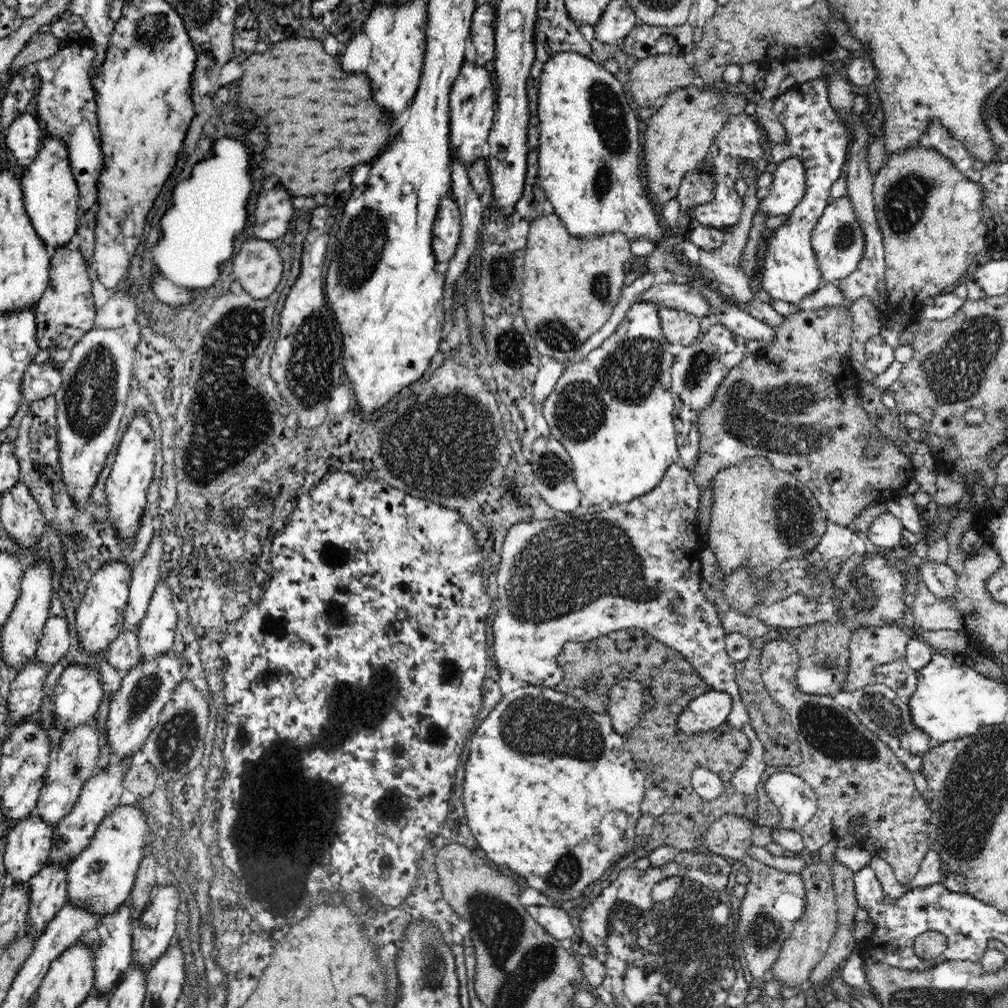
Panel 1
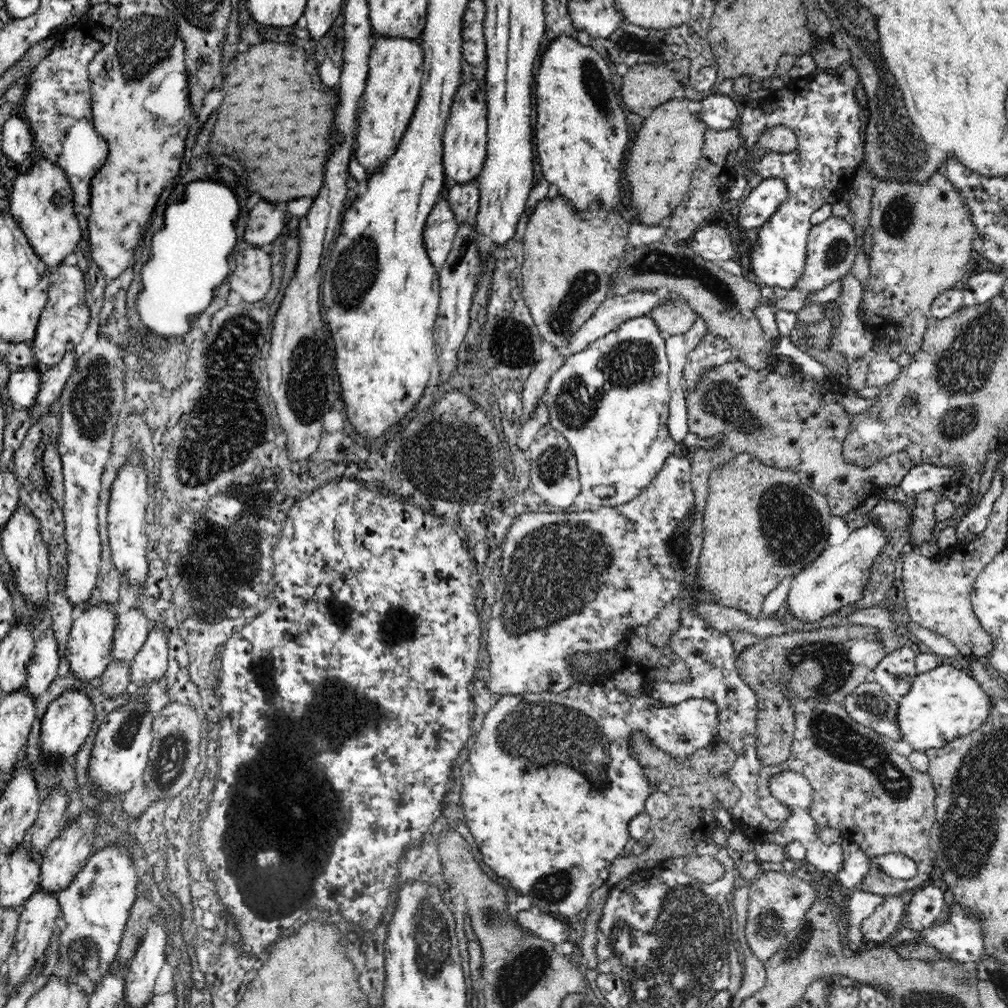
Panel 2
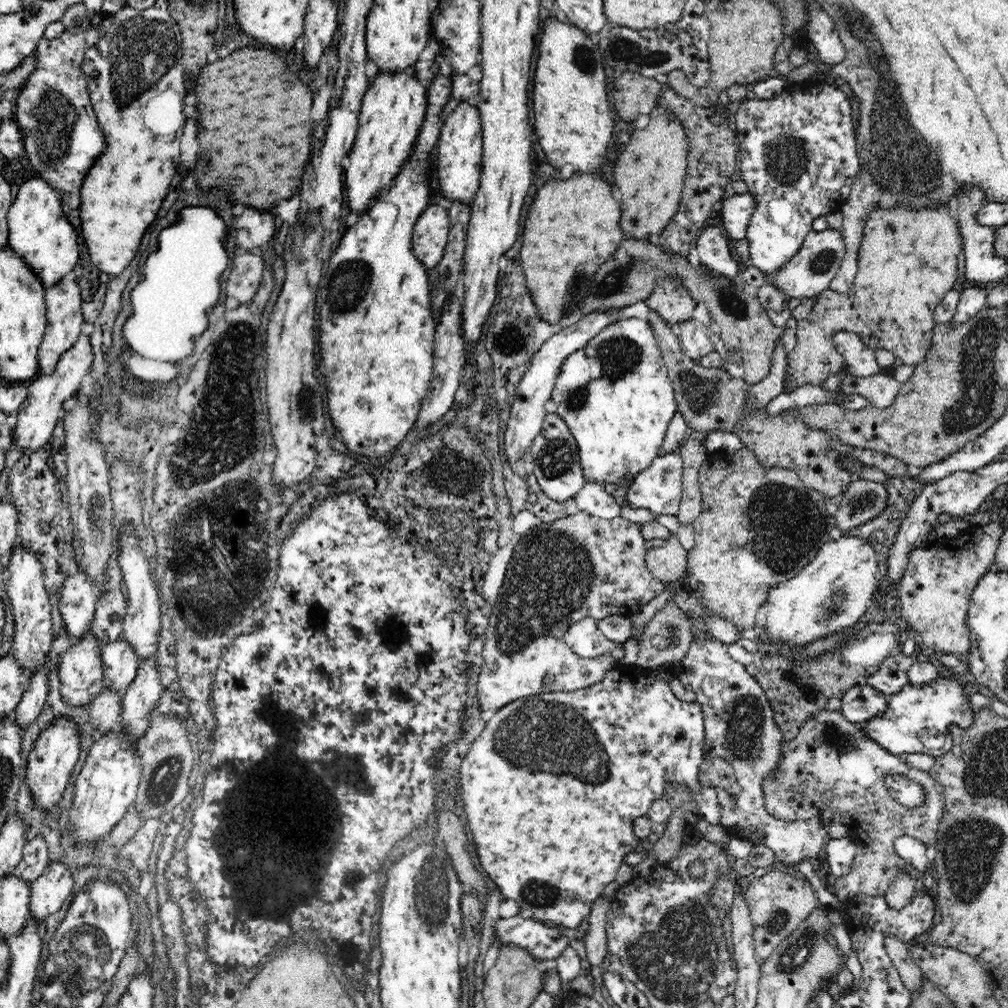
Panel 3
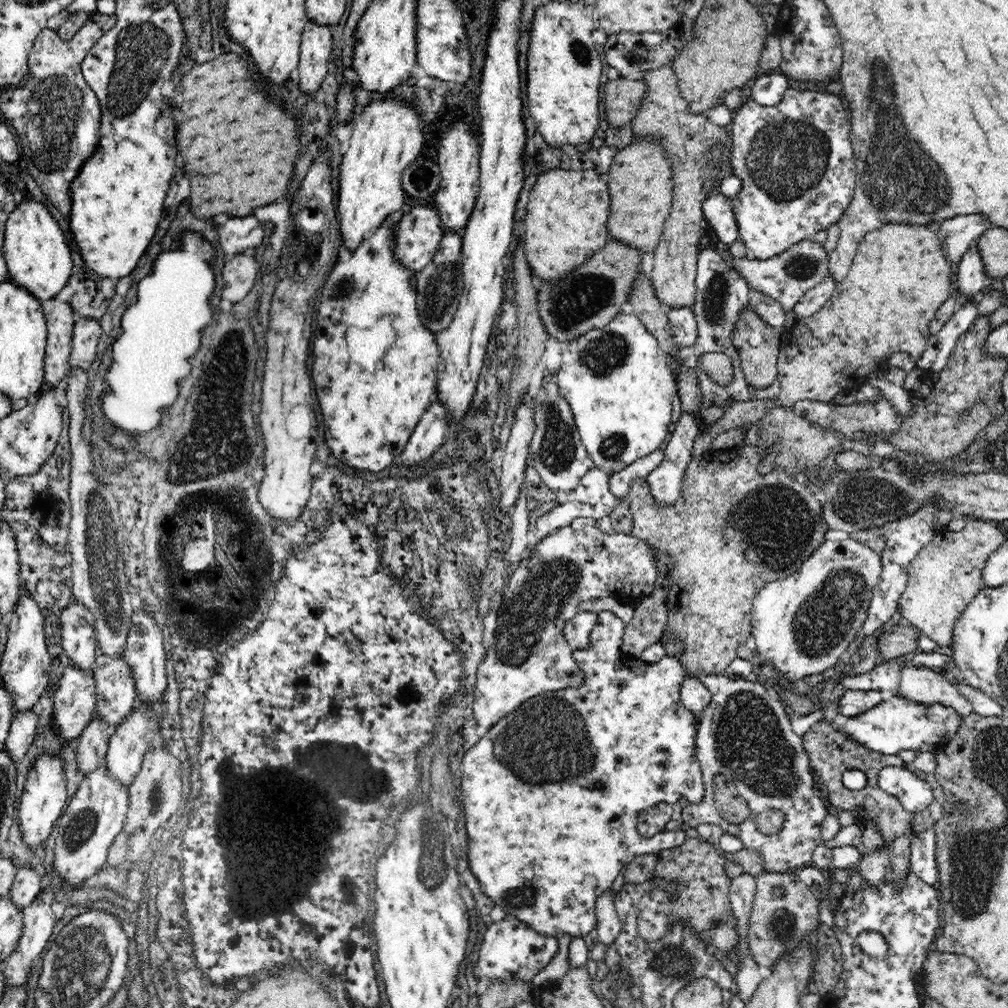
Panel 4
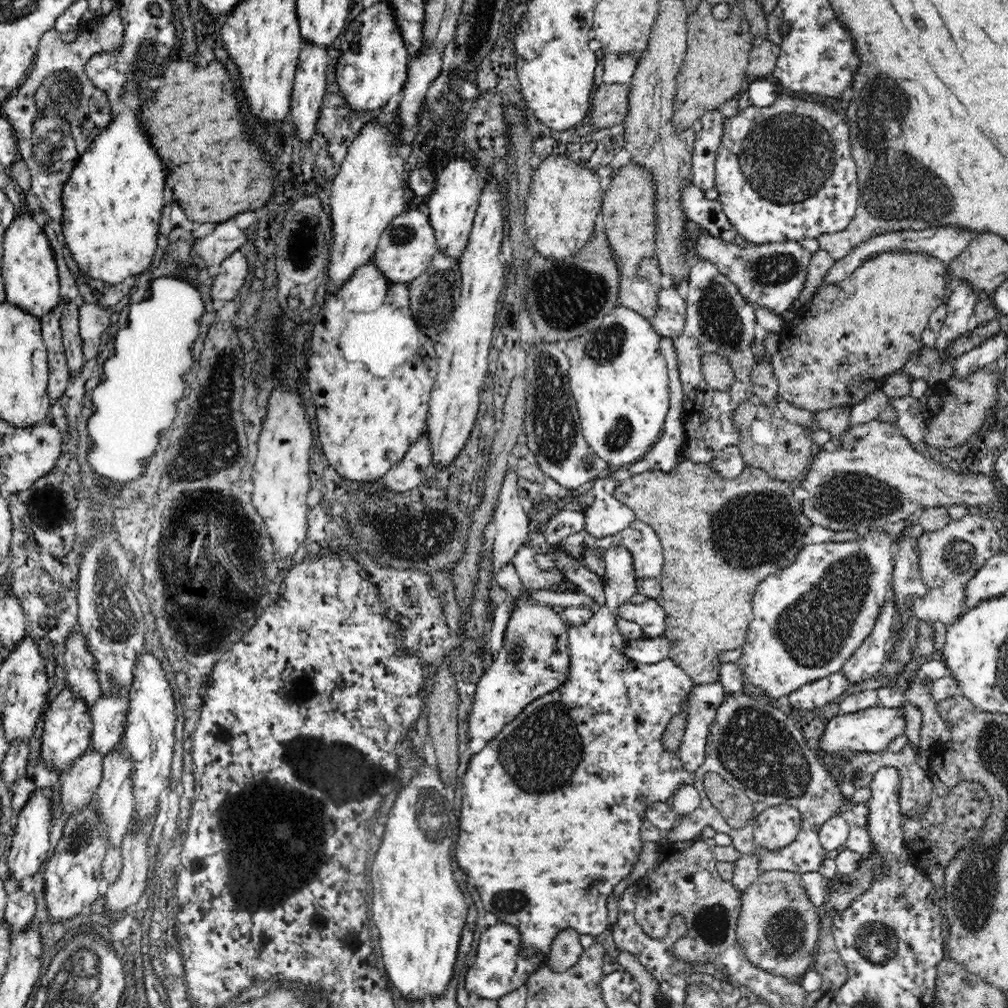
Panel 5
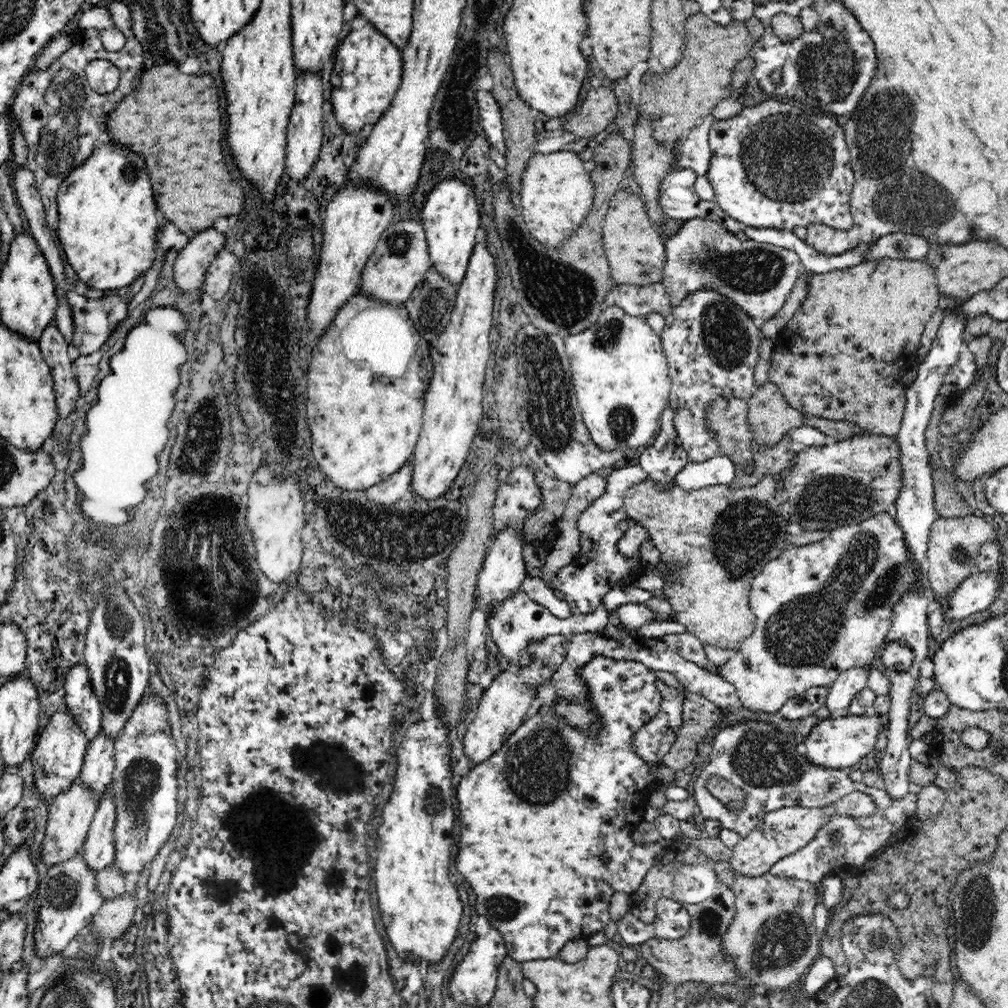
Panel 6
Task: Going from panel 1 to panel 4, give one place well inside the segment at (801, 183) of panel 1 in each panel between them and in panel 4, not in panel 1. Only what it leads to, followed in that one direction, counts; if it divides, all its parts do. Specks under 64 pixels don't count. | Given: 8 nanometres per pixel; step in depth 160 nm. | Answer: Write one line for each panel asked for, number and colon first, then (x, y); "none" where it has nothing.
2: (764, 197)
3: (736, 211)
4: (717, 208)

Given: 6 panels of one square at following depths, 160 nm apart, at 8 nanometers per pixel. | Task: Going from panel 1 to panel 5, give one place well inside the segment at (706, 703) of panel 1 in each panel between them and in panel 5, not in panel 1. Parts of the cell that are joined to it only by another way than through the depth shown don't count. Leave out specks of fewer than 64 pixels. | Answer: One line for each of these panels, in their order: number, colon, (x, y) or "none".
2: (549, 787)
3: (551, 786)
4: (545, 848)
5: (551, 819)

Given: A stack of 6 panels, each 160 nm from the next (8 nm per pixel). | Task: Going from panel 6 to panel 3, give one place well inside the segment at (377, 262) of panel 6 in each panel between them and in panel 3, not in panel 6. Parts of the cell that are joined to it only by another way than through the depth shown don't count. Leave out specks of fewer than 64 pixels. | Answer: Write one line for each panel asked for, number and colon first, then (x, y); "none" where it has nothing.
3: (431, 230)
4: (417, 238)
5: (408, 244)

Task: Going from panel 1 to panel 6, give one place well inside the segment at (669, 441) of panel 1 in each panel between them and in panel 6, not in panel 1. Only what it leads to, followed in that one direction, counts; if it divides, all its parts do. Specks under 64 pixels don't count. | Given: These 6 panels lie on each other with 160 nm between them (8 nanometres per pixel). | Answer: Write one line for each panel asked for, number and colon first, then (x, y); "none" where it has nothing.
2: (610, 401)
3: (614, 394)
4: (615, 379)
5: (619, 376)
6: (620, 372)

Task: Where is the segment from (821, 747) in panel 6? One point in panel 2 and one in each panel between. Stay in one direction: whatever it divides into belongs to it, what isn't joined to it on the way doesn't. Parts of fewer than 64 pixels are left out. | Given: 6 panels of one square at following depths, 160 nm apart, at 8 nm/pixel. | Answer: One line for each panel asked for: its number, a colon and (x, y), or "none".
2: (943, 704)
3: (918, 716)
4: (896, 724)
5: (871, 730)

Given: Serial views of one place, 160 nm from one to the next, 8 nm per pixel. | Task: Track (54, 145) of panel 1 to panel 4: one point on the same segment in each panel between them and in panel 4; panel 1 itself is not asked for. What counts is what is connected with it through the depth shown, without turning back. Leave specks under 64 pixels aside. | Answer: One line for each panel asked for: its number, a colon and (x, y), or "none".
2: (41, 201)
3: (39, 231)
4: (38, 257)

